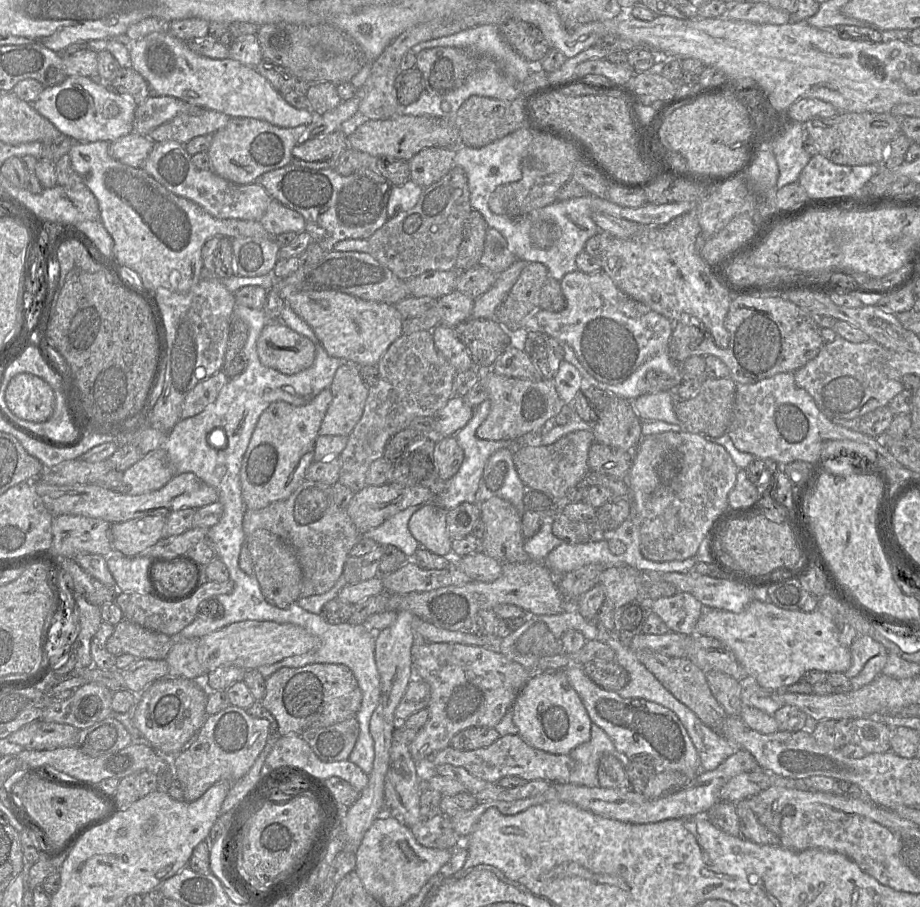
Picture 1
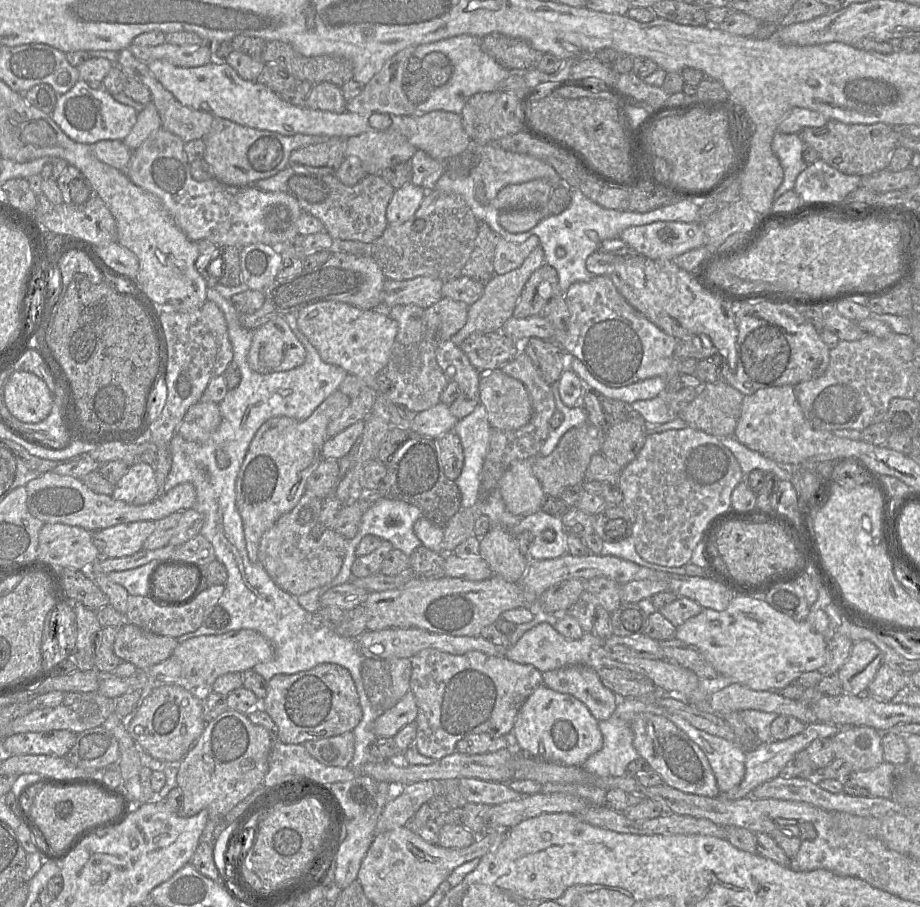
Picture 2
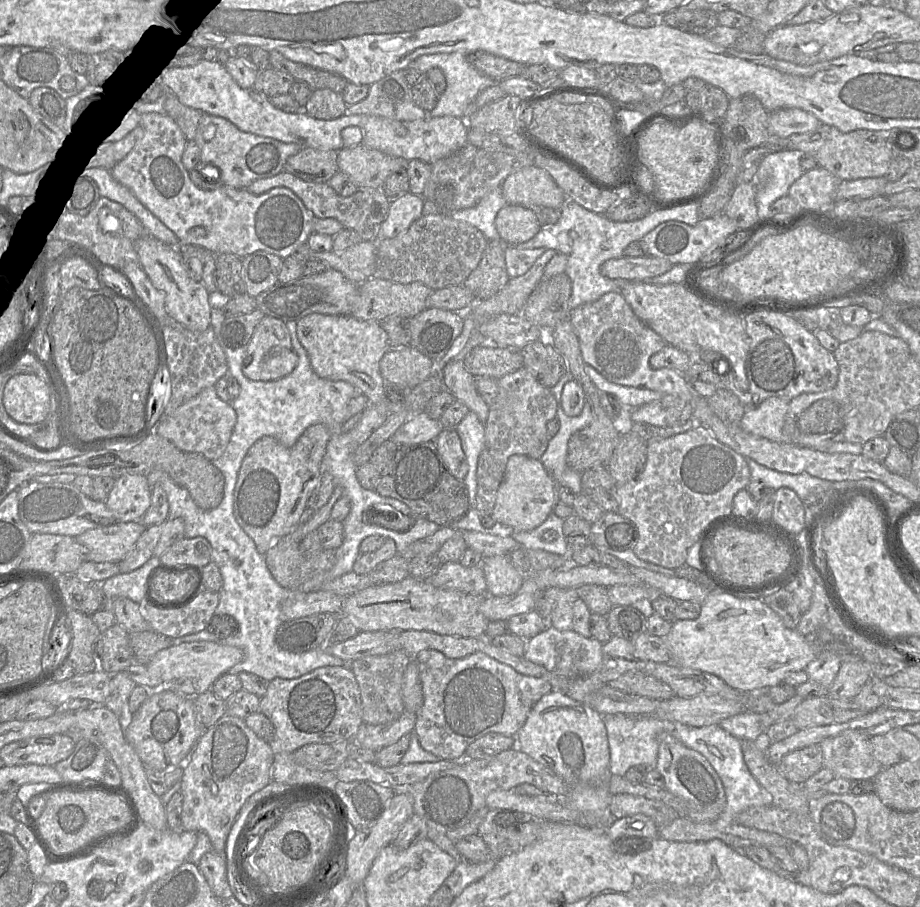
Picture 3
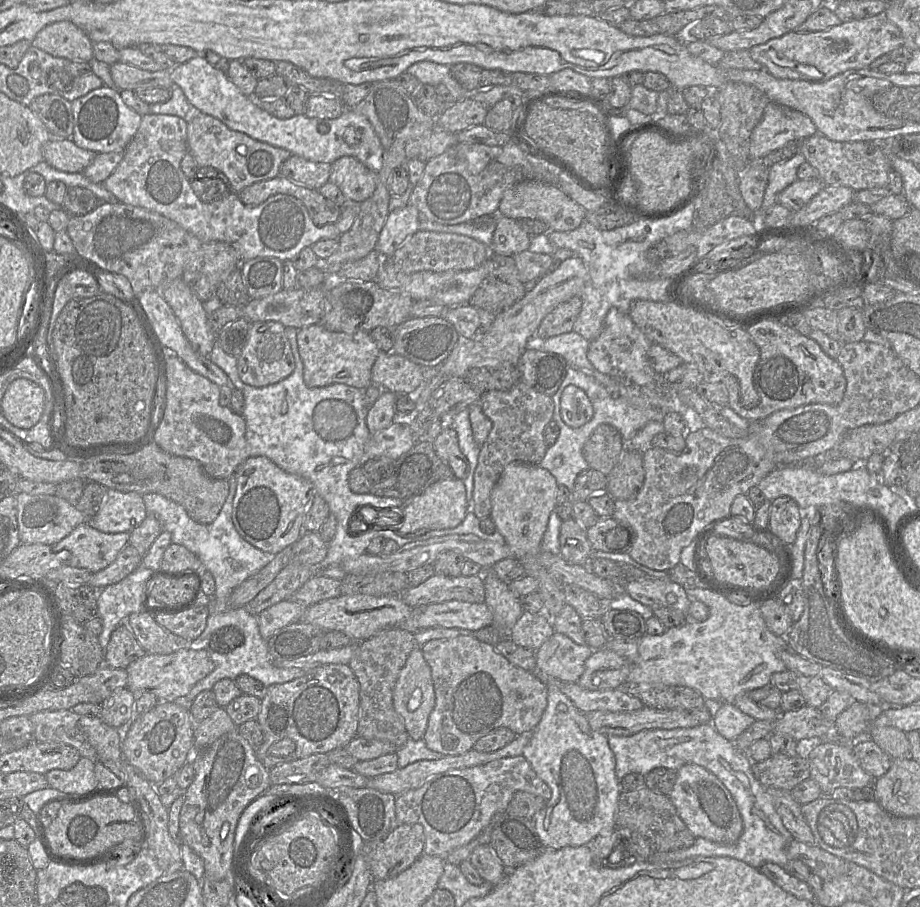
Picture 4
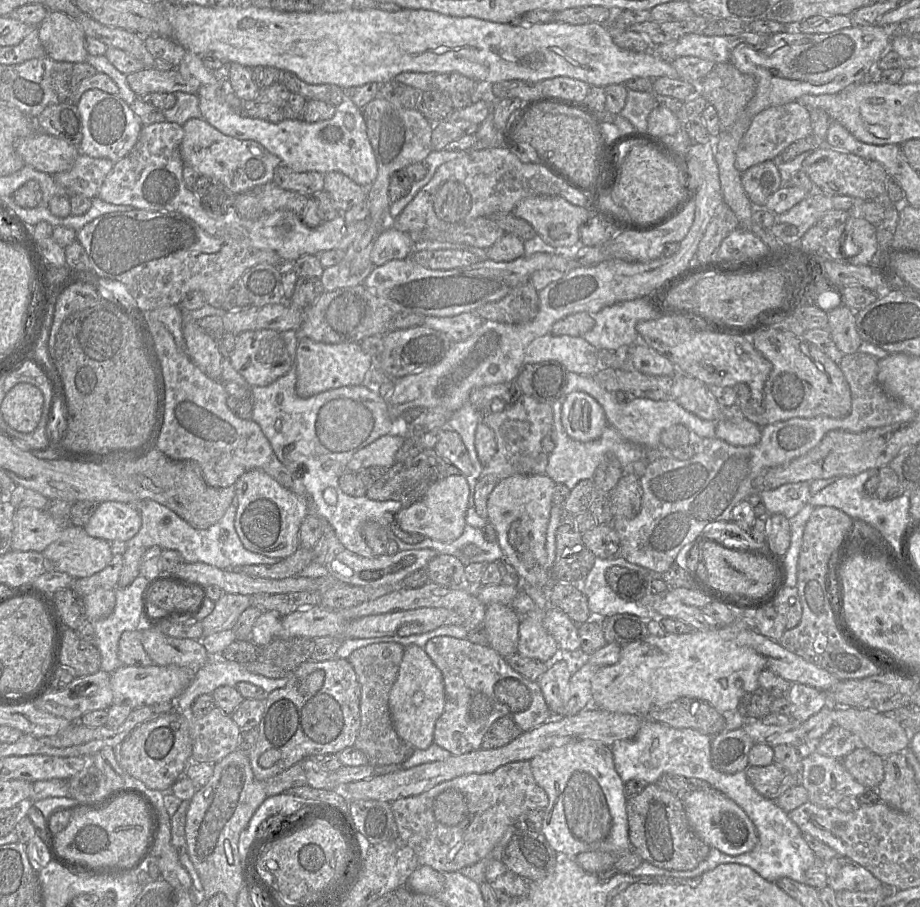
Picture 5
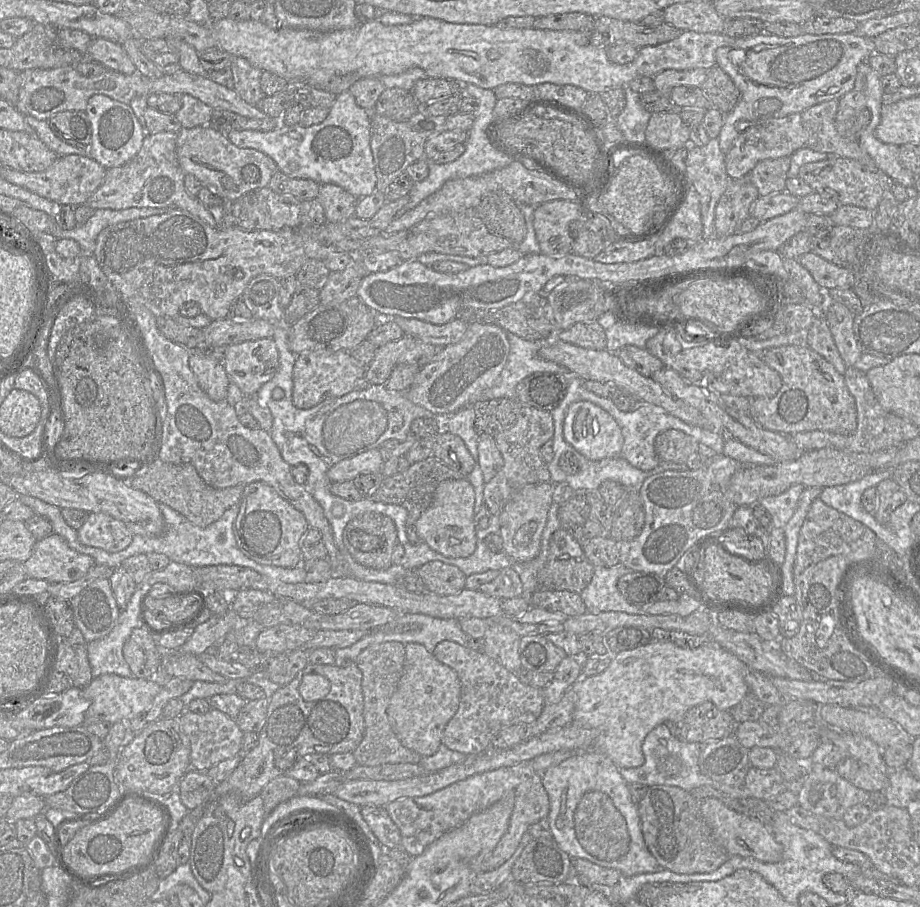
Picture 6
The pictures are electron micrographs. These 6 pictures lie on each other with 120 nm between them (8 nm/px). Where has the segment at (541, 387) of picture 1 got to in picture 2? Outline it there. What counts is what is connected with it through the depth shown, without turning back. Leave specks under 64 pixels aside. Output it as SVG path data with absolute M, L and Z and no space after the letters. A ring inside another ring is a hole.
M500 369L481 374L479 402L487 411L492 429L518 429L527 424L532 405L525 385Z

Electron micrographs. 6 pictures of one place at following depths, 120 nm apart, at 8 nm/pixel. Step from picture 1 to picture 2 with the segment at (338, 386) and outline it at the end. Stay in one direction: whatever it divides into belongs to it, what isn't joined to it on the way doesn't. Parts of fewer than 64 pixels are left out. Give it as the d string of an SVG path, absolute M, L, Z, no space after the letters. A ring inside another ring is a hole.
M349 373L341 382L338 391L350 398L350 404L329 422L327 438L332 438L350 425L364 420L370 413L377 394L357 376Z

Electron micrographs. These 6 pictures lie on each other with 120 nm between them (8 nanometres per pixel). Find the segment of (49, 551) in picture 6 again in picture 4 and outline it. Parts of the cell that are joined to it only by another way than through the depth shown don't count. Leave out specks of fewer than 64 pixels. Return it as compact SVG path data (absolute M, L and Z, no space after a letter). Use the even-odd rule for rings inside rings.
M88 522L78 525L73 531L63 538L60 542L52 545L54 552L67 550L70 552L70 558L67 565L84 568L90 572L97 573L112 564L119 552L129 544L130 533L104 533L93 528Z

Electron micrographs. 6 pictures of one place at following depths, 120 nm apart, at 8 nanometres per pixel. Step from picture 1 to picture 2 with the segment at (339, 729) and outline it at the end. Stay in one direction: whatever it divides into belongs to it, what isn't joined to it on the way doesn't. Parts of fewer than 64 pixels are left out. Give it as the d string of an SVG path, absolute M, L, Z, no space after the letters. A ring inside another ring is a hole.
M348 731L340 735L310 740L303 743L308 753L326 766L350 767L354 753L354 734Z

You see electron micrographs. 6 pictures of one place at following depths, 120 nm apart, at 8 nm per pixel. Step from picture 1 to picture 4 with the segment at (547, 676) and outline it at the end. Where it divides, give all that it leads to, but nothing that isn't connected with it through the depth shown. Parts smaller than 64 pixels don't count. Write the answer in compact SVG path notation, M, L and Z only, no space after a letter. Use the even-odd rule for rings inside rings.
M556 685L548 687L546 709L533 730L530 742L523 749L522 756L552 791L551 798L532 819L544 846L560 849L587 845L597 836L606 835L615 828L615 814L621 789L615 773L615 756L608 745L607 736L594 731L586 714L577 709Z

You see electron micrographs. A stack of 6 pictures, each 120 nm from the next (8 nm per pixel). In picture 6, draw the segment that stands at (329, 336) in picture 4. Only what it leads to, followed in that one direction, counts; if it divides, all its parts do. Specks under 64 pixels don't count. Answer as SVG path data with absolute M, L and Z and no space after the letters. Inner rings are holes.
M306 351L296 355L293 366L292 402L299 409L309 409L329 397L340 397L355 389L367 367L353 358L349 351Z

